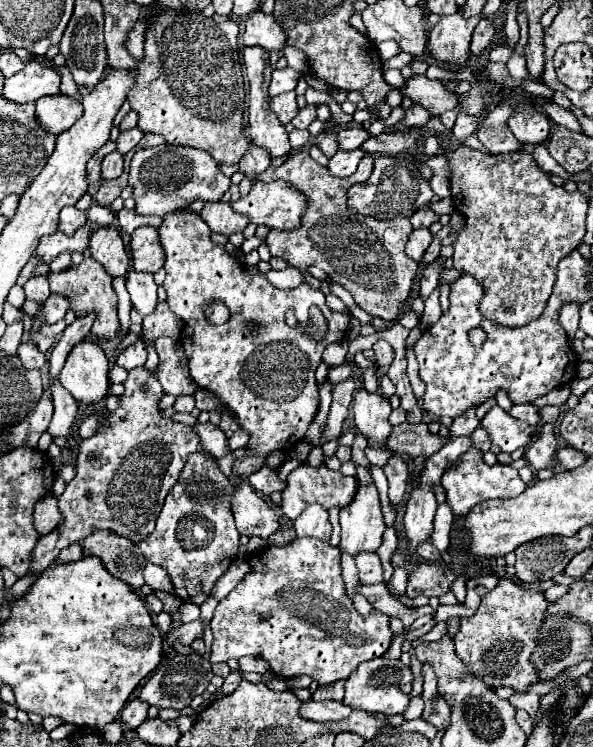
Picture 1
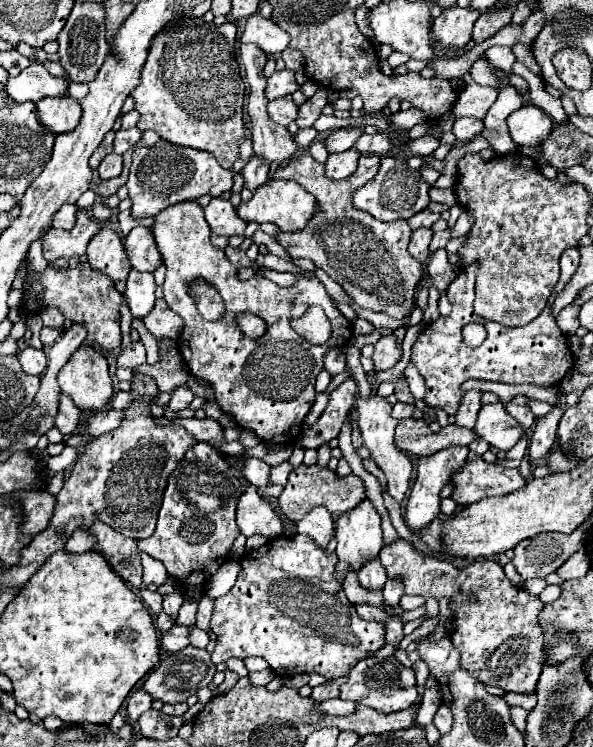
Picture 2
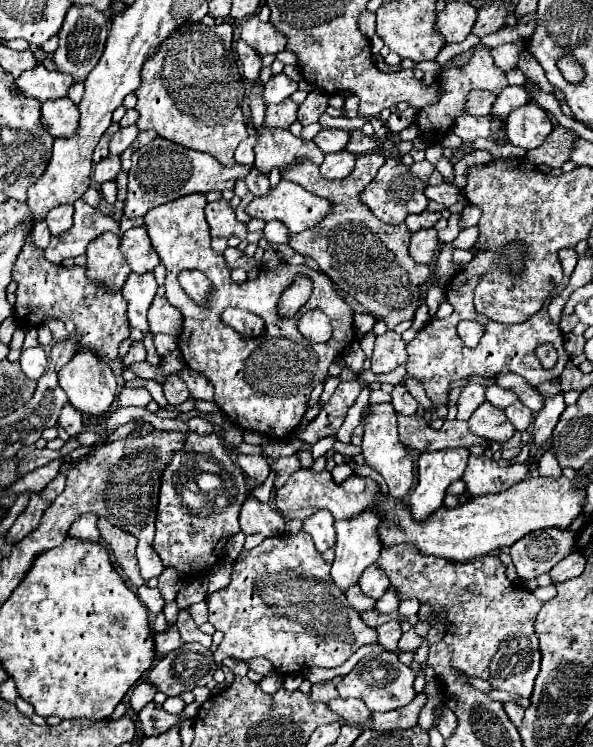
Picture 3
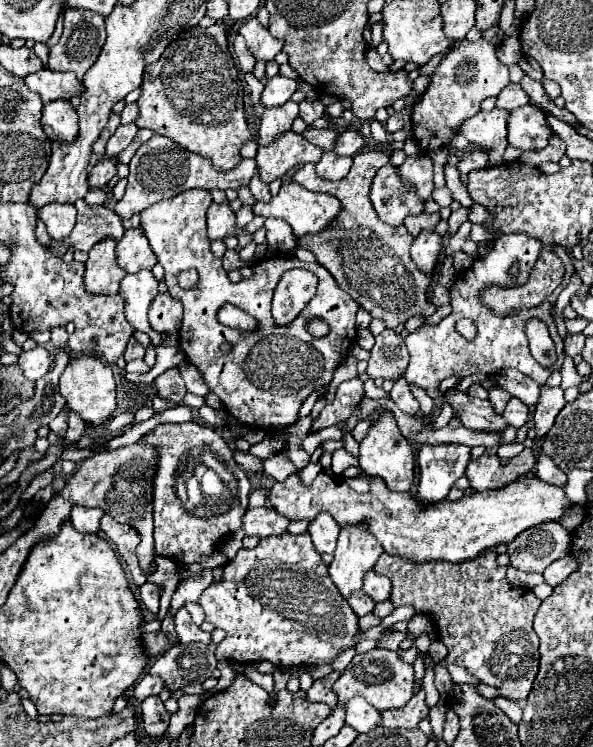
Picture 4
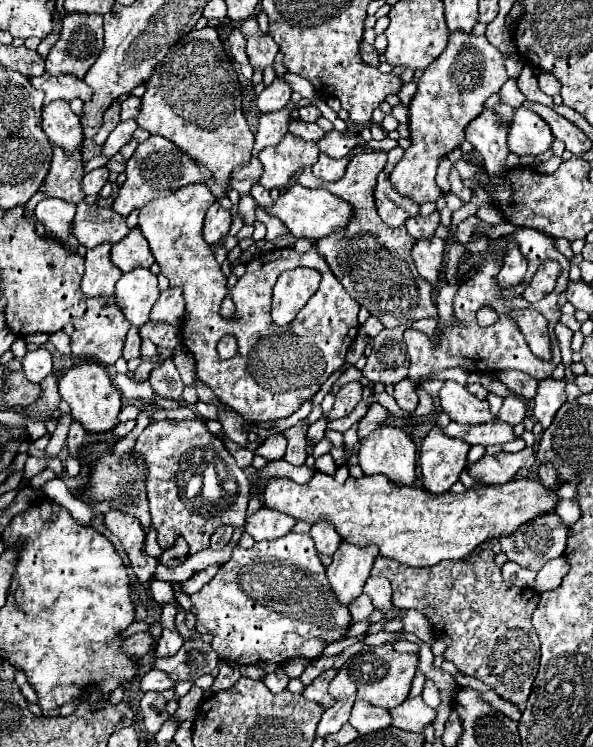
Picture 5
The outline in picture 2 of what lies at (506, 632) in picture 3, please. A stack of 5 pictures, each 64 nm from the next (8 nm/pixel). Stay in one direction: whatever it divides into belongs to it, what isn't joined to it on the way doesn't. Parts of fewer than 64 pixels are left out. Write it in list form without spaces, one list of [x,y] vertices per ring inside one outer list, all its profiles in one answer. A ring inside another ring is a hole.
[[[396,540],[380,550],[380,562],[390,580],[402,580],[404,594],[424,598],[448,598],[454,618],[452,644],[460,652],[460,666],[476,680],[500,686],[508,692],[532,694],[542,672],[544,648],[538,612],[544,604],[520,586],[510,584],[504,568],[496,560],[476,560],[466,568],[456,568],[448,560],[426,556],[414,544]],[[428,594],[428,596],[424,596]],[[472,596],[476,598],[472,602]]]

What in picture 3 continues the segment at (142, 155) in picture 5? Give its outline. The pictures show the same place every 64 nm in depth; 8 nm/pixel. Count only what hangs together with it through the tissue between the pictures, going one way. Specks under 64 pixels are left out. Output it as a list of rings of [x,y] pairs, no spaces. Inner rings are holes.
[[[156,138],[152,144],[140,146],[132,154],[132,168],[128,174],[128,196],[124,200],[124,216],[138,218],[144,216],[150,208],[176,200],[184,194],[192,192],[210,192],[210,190],[226,190],[234,188],[236,180],[246,178],[252,170],[252,164],[234,164],[230,168],[218,164],[210,154],[196,152],[174,144],[164,138]]]

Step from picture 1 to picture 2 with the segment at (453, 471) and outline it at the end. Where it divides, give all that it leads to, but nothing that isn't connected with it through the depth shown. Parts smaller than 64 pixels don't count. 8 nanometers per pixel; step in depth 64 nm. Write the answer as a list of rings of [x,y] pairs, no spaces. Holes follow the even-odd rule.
[[[470,452],[466,466],[452,476],[452,484],[456,484],[452,498],[460,506],[466,506],[486,496],[510,494],[522,488],[526,480],[522,478],[518,468],[504,468],[500,464],[490,464],[482,456]]]

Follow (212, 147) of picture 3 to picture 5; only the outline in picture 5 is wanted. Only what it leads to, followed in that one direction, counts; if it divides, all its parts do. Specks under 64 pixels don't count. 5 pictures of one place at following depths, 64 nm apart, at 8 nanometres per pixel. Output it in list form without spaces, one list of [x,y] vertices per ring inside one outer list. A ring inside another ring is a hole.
[[[216,28],[190,30],[166,54],[146,80],[138,126],[160,134],[182,148],[192,160],[212,172],[216,184],[206,184],[216,198],[228,194],[228,180],[236,166],[250,160],[254,134],[244,120],[242,88],[232,60],[228,58]]]

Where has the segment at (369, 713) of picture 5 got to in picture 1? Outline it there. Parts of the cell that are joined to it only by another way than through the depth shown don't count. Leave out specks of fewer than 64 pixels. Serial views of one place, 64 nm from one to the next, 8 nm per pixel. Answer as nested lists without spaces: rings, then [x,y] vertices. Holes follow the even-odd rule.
[[[308,700],[300,708],[300,716],[316,722],[326,722],[326,720],[344,720],[348,718],[352,708],[348,708],[344,702],[314,702]]]

